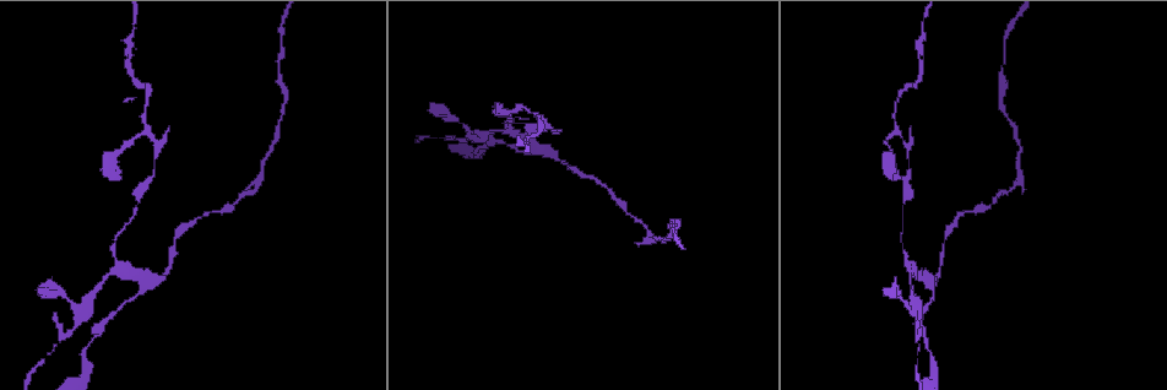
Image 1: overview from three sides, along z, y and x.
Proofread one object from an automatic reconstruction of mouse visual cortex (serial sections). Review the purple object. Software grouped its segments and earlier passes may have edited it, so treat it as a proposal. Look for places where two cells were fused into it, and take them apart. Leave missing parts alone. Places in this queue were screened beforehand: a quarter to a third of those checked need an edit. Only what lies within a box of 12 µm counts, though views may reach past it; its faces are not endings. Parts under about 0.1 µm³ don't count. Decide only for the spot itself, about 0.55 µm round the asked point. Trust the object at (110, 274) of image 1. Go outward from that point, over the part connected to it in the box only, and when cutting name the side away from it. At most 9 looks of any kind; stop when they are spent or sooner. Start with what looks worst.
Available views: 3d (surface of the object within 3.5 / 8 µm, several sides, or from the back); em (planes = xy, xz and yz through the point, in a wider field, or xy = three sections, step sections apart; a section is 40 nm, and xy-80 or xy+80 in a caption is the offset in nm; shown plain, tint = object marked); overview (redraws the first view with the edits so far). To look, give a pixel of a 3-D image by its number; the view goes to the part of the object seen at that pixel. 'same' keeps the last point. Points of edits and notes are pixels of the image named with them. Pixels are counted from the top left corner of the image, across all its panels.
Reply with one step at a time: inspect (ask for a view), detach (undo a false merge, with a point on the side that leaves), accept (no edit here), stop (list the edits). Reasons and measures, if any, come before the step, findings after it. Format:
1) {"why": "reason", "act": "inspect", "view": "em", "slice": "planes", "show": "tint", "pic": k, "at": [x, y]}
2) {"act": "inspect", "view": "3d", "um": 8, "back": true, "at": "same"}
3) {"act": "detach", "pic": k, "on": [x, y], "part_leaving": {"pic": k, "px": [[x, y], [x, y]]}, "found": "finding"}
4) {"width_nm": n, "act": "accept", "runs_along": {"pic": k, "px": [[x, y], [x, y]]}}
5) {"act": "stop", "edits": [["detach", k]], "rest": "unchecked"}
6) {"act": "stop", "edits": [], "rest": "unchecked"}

{"why": "three-way junction", "act": "inspect", "view": "3d", "um": 3.5, "pic": 1, "at": [930, 277]}

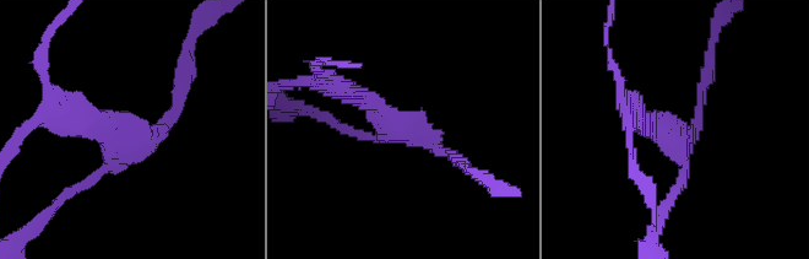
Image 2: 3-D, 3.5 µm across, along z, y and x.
{"arms": 3, "arm_widths_nm": [150, 150, 250], "act": "inspect", "view": "em", "slice": "xy", "step": 5, "show": "tint", "pic": 2, "at": [394, 122]}

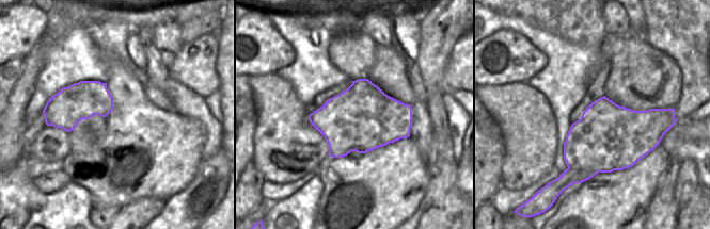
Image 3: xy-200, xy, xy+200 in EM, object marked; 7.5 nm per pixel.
{"act": "detach", "pic": 2, "on": [177, 90], "found": "two cells meet here"}

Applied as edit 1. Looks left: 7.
{"act": "inspect", "view": "overview"}

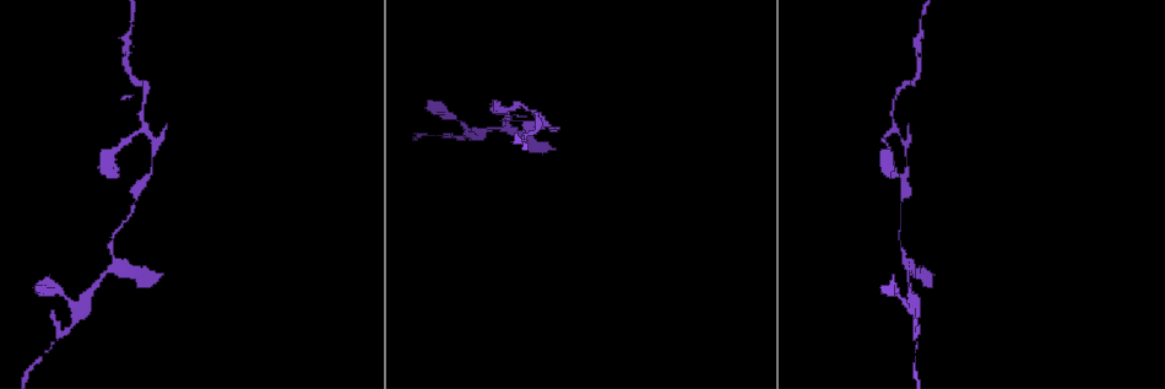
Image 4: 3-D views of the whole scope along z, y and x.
{"why": "narrows sharply", "act": "inspect", "view": "3d", "um": 8, "pic": 4, "at": [543, 129]}

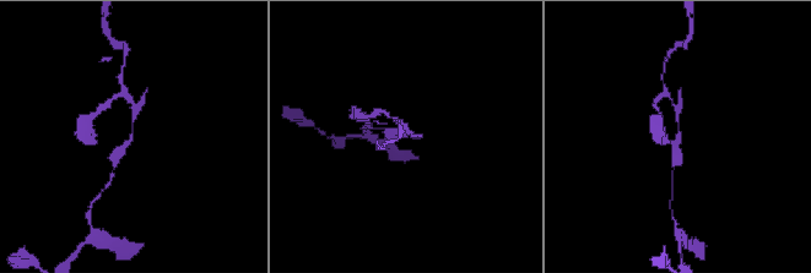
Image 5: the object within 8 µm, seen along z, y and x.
{"act": "inspect", "view": "3d", "um": 3.5, "pic": 5, "at": [132, 126]}

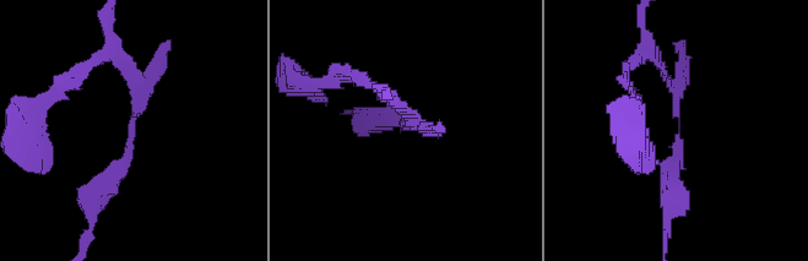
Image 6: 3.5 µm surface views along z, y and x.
{"arm_widths_nm": [150, 250], "act": "inspect", "view": "em", "slice": "xy", "step": 3, "show": "tint", "pic": 6, "at": [405, 127]}

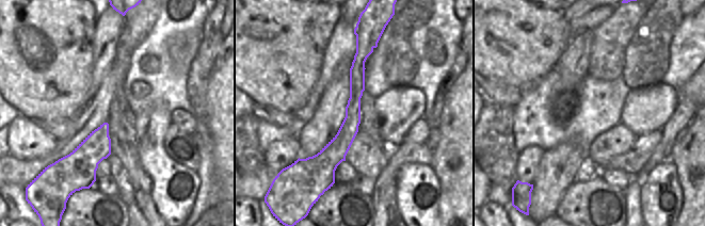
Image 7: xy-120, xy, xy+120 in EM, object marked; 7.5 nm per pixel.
{"act": "detach", "pic": 6, "on": [119, 52], "part_leaving": {"pic": 6, "px": [[134, 113], [126, 60], [112, 45], [86, 65]]}, "found": "two cells meet here"}

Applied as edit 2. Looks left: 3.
{"act": "inspect", "view": "overview"}

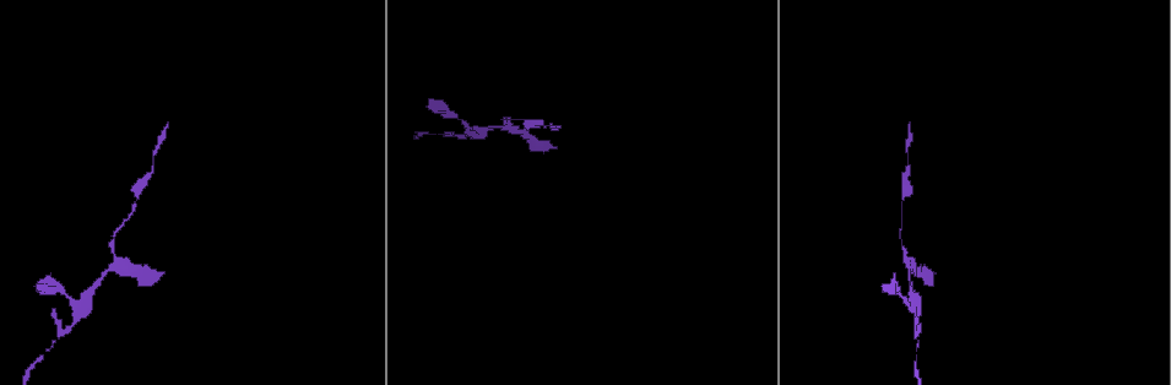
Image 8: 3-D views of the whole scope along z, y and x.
{"why": "three arms meet", "act": "inspect", "view": "3d", "um": 3.5, "pic": 8, "at": [480, 135]}

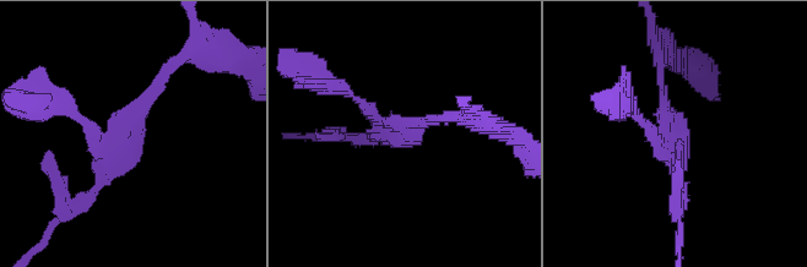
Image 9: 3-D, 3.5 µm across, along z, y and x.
{"arms": 3, "arm_widths_nm": [150, 150, 200], "act": "inspect", "view": "em", "slice": "xy", "step": 3, "show": "tint", "pic": 9, "at": [135, 123]}

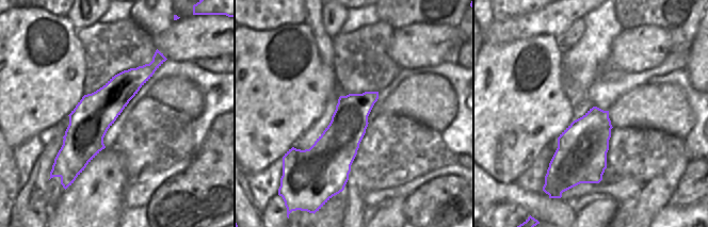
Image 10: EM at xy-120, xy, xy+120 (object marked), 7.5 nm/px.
{"width_nm": 300, "act": "detach", "pic": 9, "on": [75, 115], "part_leaving": {"pic": 9, "px": [[102, 141], [64, 103], [27, 103]]}, "found": "two cells meet here"}

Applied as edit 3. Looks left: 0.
{"act": "stop", "edits": [["detach", 2], ["detach", 6], ["detach", 9]], "rest": "unchecked"}

